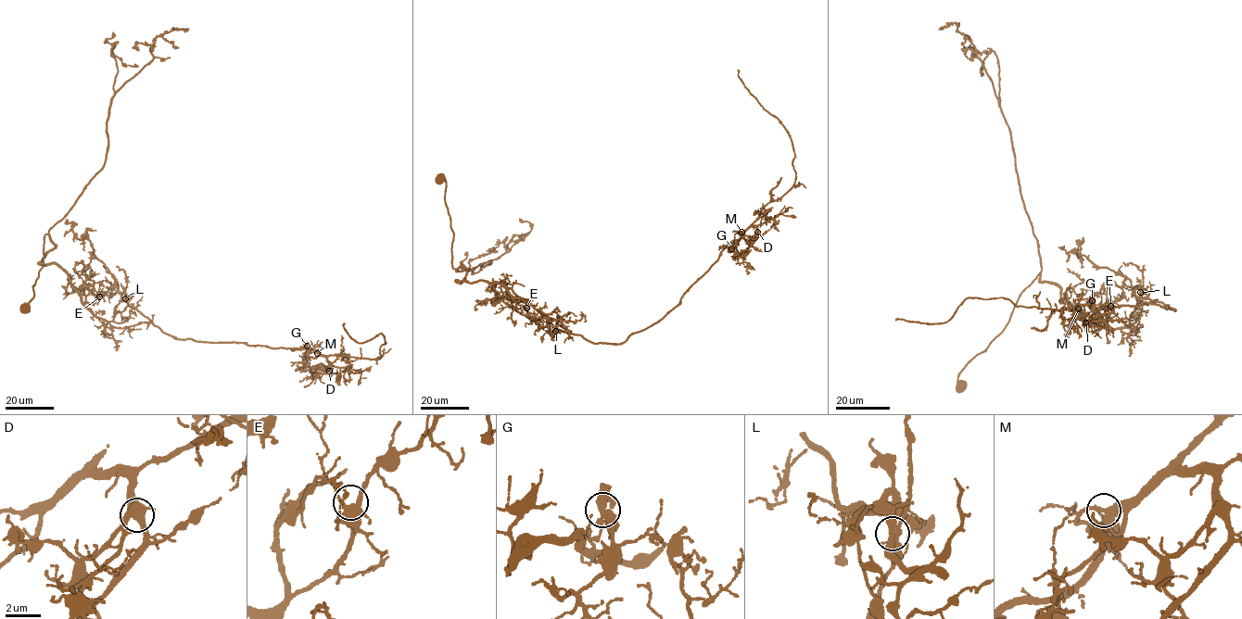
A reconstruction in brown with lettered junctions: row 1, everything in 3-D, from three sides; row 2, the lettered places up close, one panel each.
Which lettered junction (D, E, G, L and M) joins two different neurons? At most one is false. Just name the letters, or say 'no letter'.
L

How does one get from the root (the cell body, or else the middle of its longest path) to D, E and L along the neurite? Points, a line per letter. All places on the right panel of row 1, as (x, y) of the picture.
D: (962, 387), (1039, 273), (1110, 330), (1146, 297), (1175, 309), (1088, 303), (1075, 311), (1085, 322)
E: (962, 387), (958, 374), (1001, 333), (1039, 273), (1086, 320), (1100, 322), (1110, 306)
L: (962, 387), (958, 374), (1001, 333), (1039, 273), (1074, 312), (1110, 330), (1128, 325), (1140, 292)

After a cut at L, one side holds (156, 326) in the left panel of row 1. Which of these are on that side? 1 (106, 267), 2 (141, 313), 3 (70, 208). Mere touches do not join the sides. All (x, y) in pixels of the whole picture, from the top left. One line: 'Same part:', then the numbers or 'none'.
Same part: 1, 2

